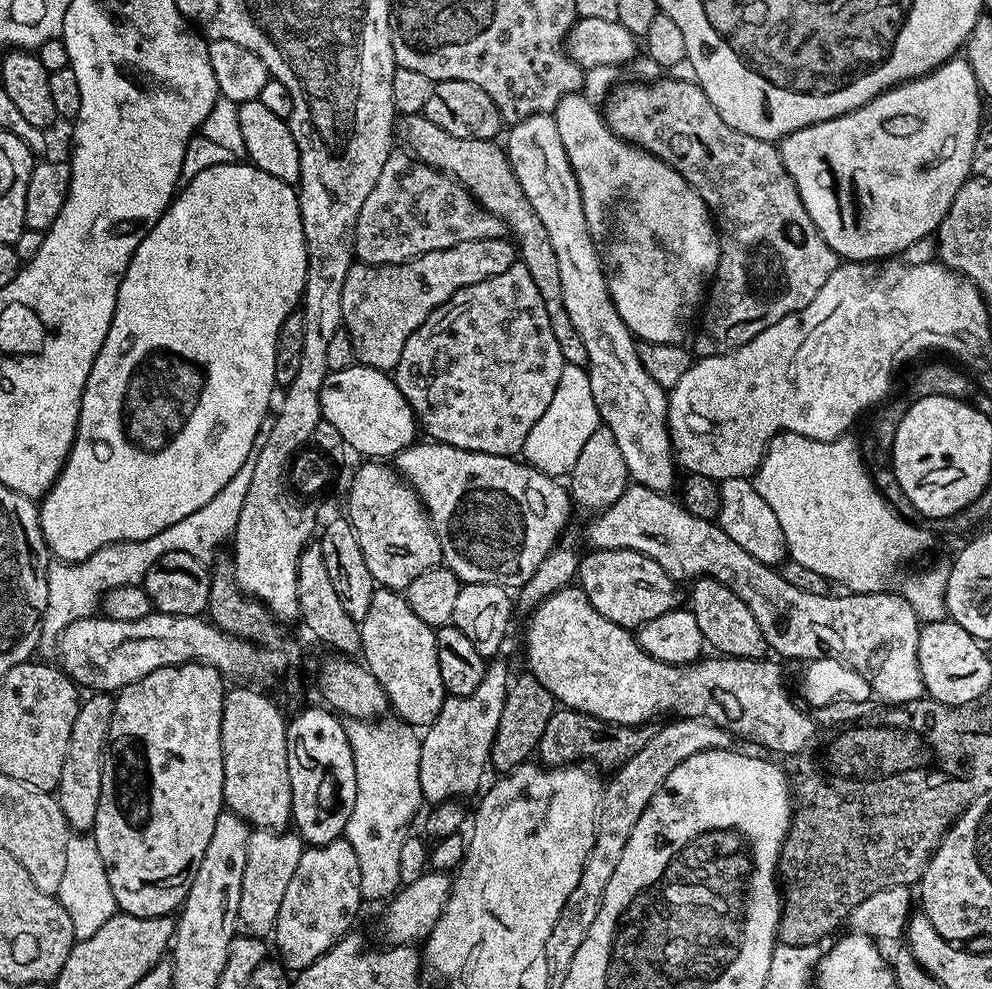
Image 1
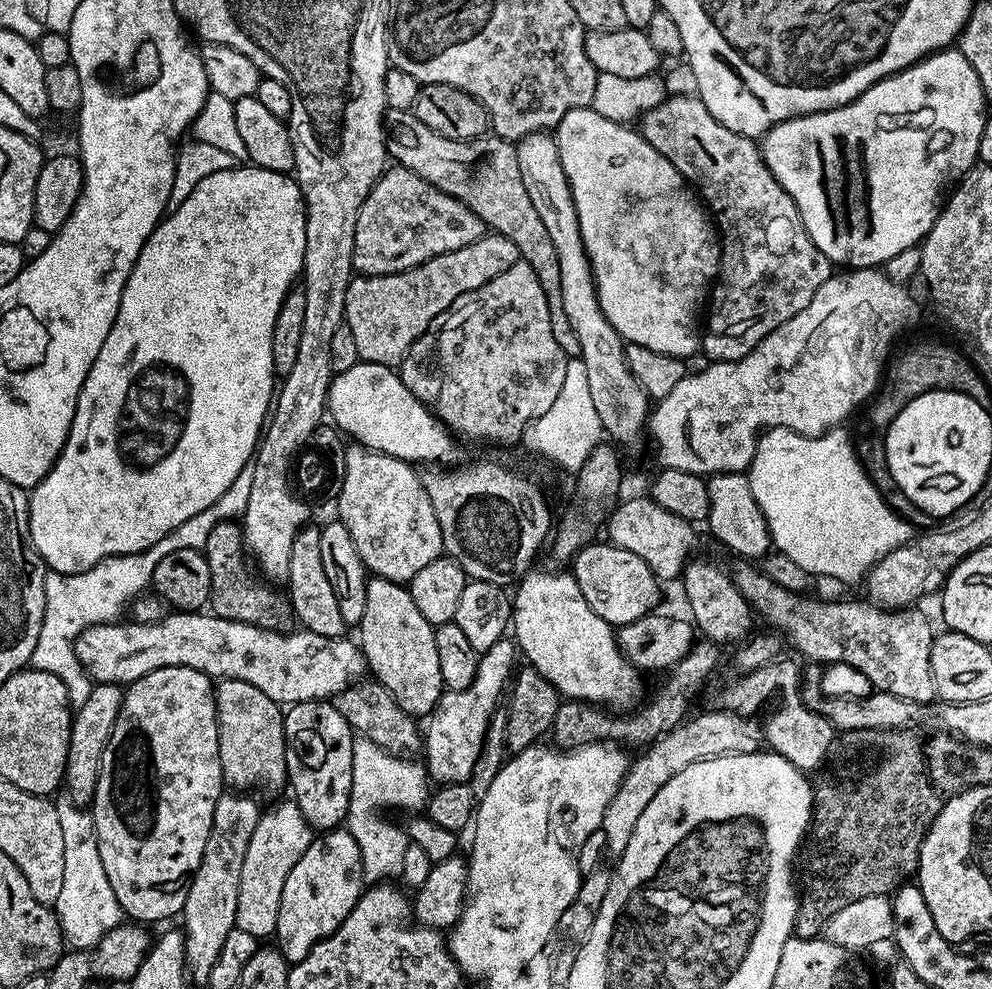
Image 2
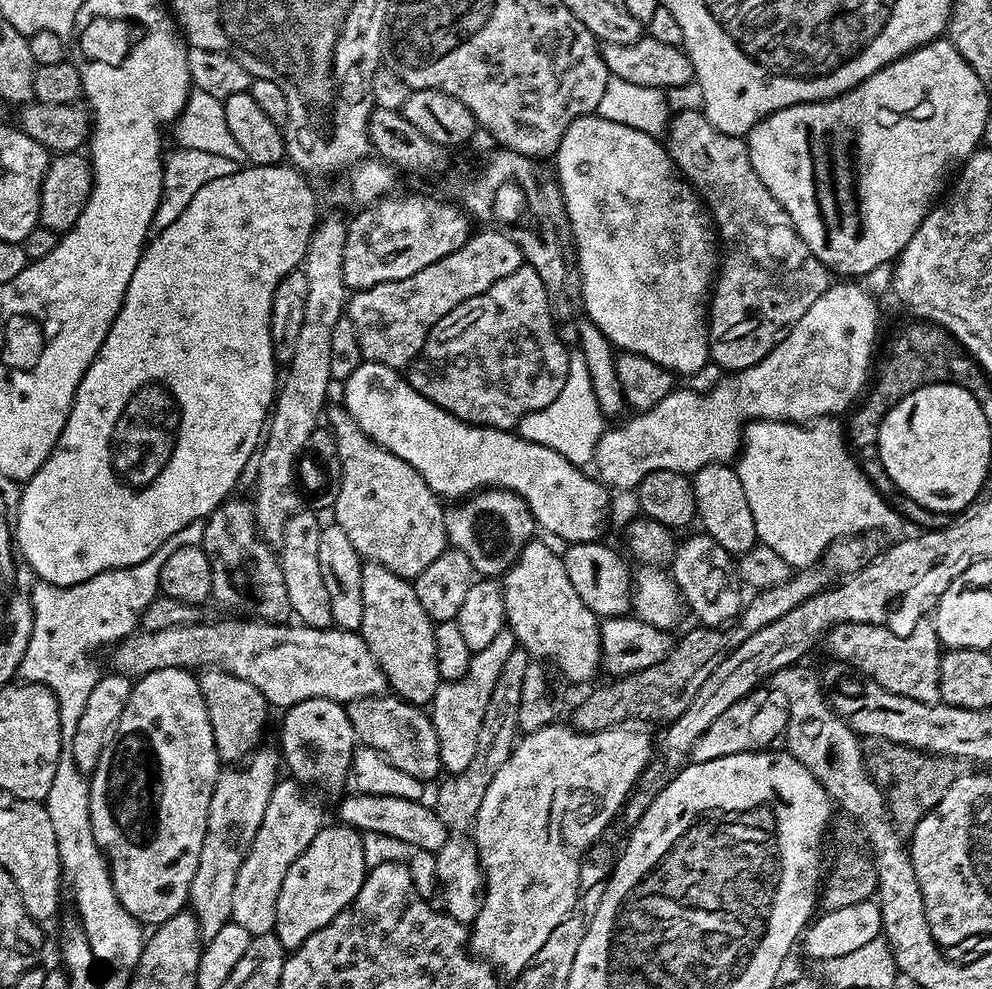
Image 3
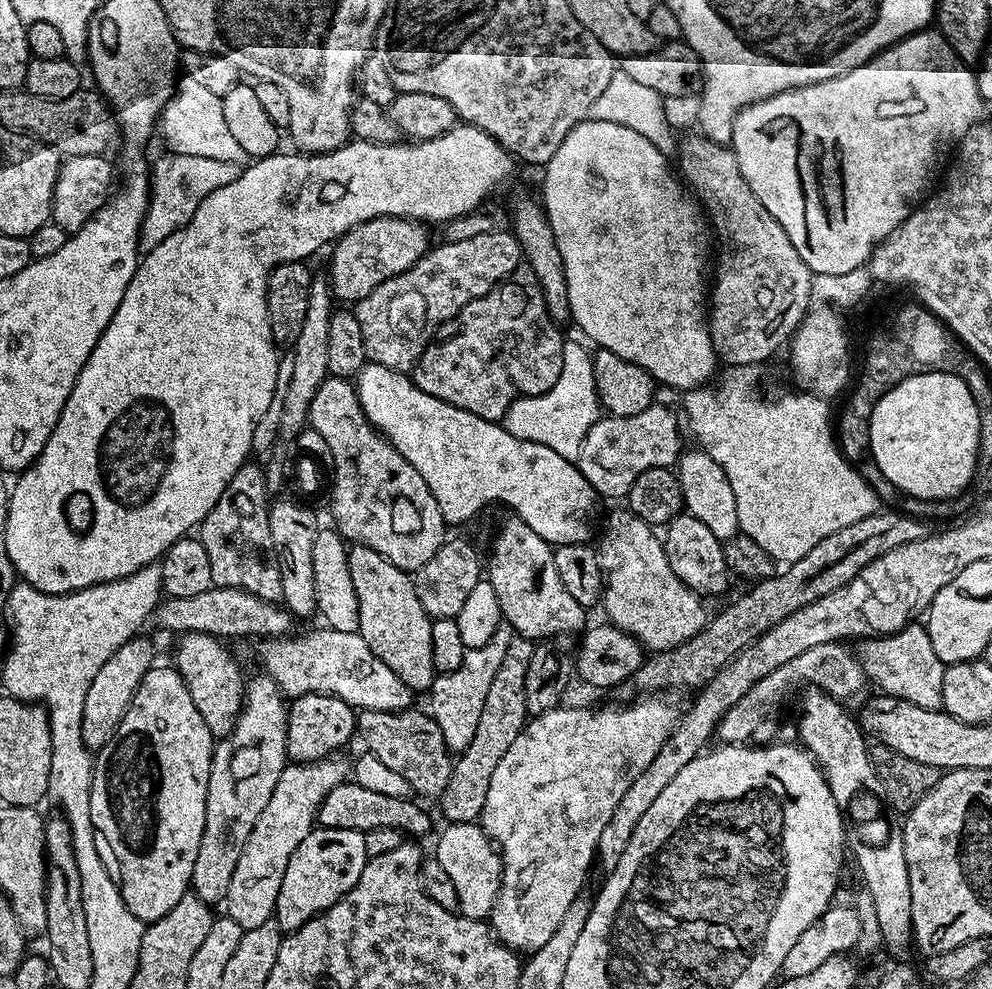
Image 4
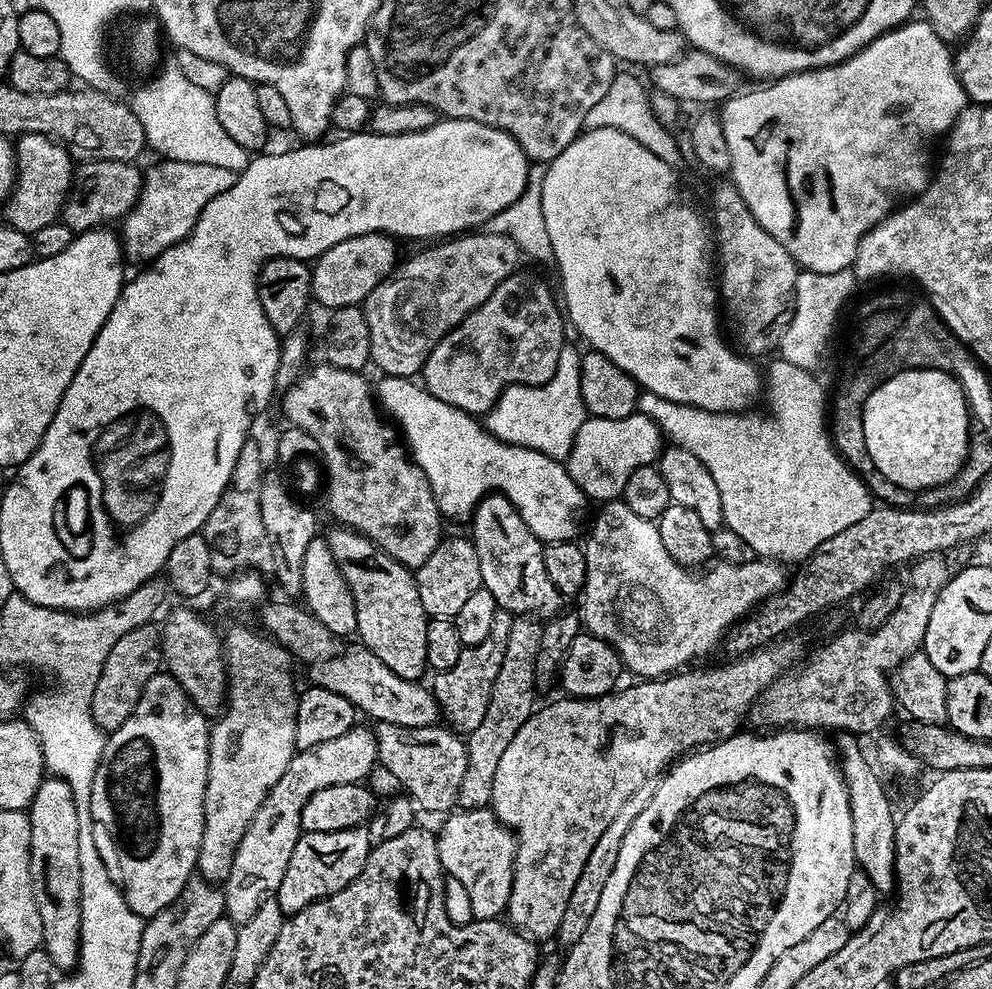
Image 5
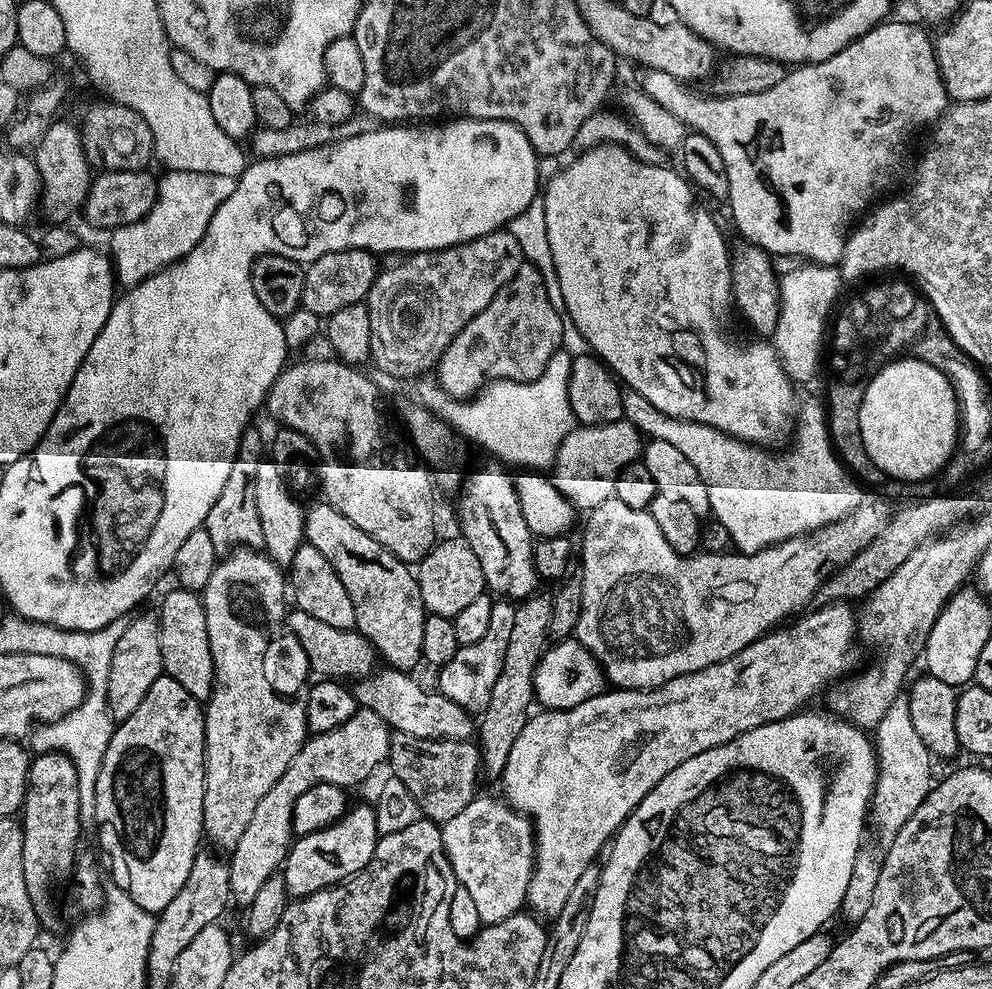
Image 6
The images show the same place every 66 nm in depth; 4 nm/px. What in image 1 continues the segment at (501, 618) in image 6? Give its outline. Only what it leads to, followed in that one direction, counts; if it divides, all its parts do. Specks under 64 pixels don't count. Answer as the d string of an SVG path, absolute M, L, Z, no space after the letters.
M496 658L485 667L482 682L474 694L445 699L438 718L428 725L420 742L418 777L425 801L460 800L464 796L475 797L481 791L480 783L484 771L490 768L494 734L498 730L498 718L502 718L502 706L506 706L509 683L507 666Z

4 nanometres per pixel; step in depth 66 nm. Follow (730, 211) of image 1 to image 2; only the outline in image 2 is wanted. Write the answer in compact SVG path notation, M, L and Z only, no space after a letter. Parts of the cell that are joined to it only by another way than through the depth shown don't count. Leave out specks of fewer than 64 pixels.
M672 94L660 104L651 105L640 116L645 115L638 123L638 131L646 138L646 142L650 142L650 146L654 146L654 150L658 150L658 154L666 157L684 175L714 217L720 241L720 271L706 304L706 319L702 324L702 352L712 362L737 360L750 354L750 350L754 350L754 346L758 346L766 334L782 326L782 322L794 318L798 310L806 310L806 306L810 306L810 298L814 298L828 277L833 275L834 265L826 258L826 254L822 254L822 250L818 250L818 246L814 246L810 234L806 234L794 202L786 190L782 190L774 174L770 174L761 145L751 136L726 130L726 126L722 126L722 122L718 122L718 118L706 110L699 95L691 95Z

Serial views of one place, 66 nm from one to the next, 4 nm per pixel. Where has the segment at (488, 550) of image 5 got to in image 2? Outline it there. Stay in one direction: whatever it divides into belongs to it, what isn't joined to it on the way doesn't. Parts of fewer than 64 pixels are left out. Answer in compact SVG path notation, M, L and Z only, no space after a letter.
M529 570L520 577L515 585L516 596L510 600L510 628L514 633L517 649L522 653L529 665L542 674L556 687L561 697L570 700L582 700L589 704L603 706L608 710L632 710L641 703L644 692L644 680L641 669L625 658L616 645L616 632L613 625L606 623L582 598L582 590L578 590L578 582L571 571L536 572Z

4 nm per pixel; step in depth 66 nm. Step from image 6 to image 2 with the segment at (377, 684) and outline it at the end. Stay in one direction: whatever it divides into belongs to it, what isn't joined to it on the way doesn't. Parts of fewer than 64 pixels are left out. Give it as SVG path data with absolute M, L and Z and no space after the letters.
M176 610L153 624L95 624L76 639L74 651L84 673L98 684L127 686L166 666L190 666L217 681L250 682L281 706L335 698L366 672L363 652L344 636L326 638L303 630L278 632L203 611Z

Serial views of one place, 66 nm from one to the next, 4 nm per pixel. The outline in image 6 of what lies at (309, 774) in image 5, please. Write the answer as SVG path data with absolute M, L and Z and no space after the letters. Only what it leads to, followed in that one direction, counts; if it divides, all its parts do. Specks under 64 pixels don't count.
M357 707L356 712L342 722L342 726L334 726L334 730L317 732L309 735L304 741L302 750L294 754L294 762L286 766L286 774L270 786L266 798L258 802L258 807L250 817L250 823L242 833L238 846L230 853L227 861L230 874L230 890L232 900L246 906L258 894L266 878L277 875L281 871L284 859L288 857L294 839L292 831L292 814L294 802L310 790L310 786L319 784L337 784L340 788L351 789L351 784L360 784L376 767L387 761L392 732L388 723L374 710Z

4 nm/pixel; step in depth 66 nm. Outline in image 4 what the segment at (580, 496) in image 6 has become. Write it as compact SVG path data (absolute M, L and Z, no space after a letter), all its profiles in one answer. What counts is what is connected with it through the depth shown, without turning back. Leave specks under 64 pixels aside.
M654 402L646 410L642 410L642 414L633 416L605 415L597 420L594 426L590 426L590 430L582 442L578 467L586 478L586 482L590 482L590 486L596 491L597 497L627 497L630 486L634 486L634 478L638 478L638 474L643 474L645 470L651 468L672 468L679 461L682 455L682 447L680 448L682 424L677 413L673 409L672 412L668 408L663 408L660 402Z

